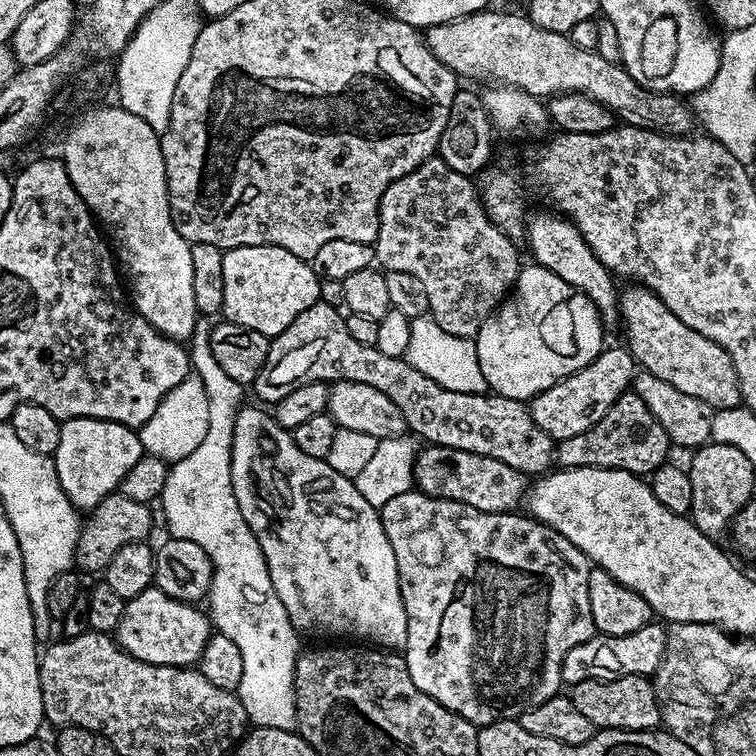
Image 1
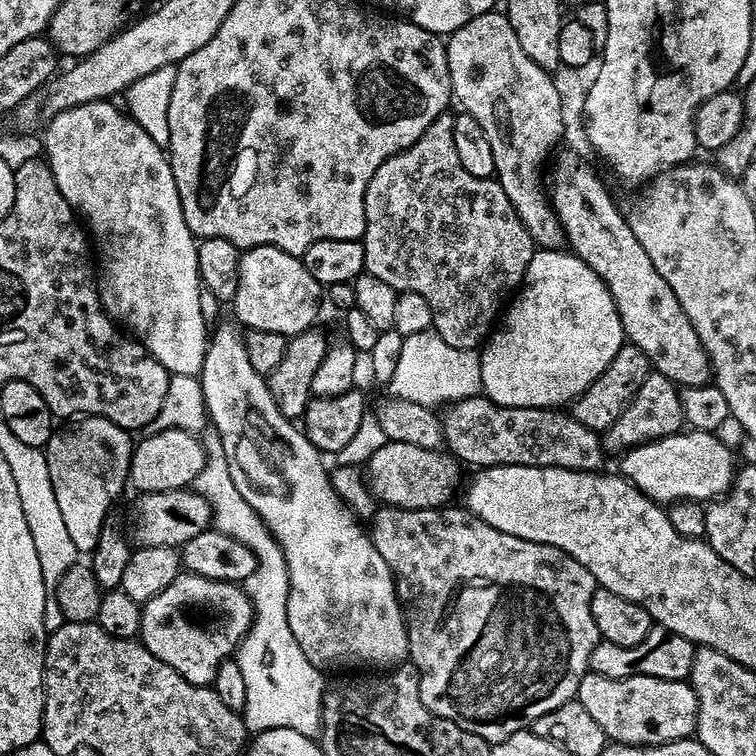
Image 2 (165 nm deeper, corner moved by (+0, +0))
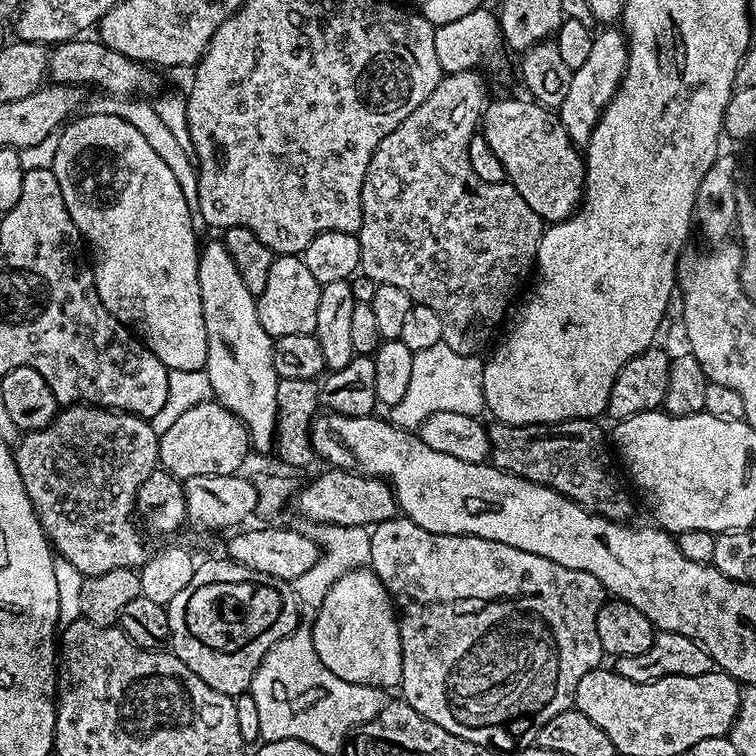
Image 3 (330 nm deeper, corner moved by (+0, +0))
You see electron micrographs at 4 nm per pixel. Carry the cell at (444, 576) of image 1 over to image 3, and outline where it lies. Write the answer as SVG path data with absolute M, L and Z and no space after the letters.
M400 514L393 520L375 525L370 533L370 567L382 582L382 586L386 586L389 596L394 598L400 621L402 682L399 691L404 703L414 706L414 710L418 710L422 718L442 726L442 730L458 738L466 738L466 742L486 746L497 753L516 754L522 748L533 747L538 730L542 730L542 726L546 726L546 722L550 722L554 714L573 707L578 682L582 682L582 678L590 670L601 667L604 651L602 642L598 642L598 610L606 599L602 582L598 582L594 574L570 570L570 566L558 566L558 562L550 562L550 558L542 558L538 554L530 554L530 550L518 550L514 546L494 542L490 538L434 534L430 530L422 530L422 526Z

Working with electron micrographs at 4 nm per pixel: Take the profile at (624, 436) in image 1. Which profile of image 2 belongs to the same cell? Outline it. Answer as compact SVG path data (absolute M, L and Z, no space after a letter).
M655 370L649 371L646 382L638 386L638 394L634 394L626 410L622 410L616 421L602 433L605 453L623 454L629 452L631 448L638 447L639 444L666 438L681 431L685 427L685 422L680 394L681 389L670 378L666 378L666 374Z

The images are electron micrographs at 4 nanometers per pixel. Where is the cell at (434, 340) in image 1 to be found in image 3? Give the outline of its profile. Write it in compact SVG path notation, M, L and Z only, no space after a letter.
M441 342L415 353L406 394L390 409L390 419L394 426L416 430L430 414L453 412L479 417L484 411L484 360L479 355L458 354Z

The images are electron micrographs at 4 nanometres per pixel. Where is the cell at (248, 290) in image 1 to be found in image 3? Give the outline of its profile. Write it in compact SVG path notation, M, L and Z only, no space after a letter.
M277 255L270 266L270 275L266 278L266 286L262 294L256 297L258 322L262 330L270 337L286 334L313 335L318 322L318 302L320 301L321 284L306 270L303 259L299 255Z

